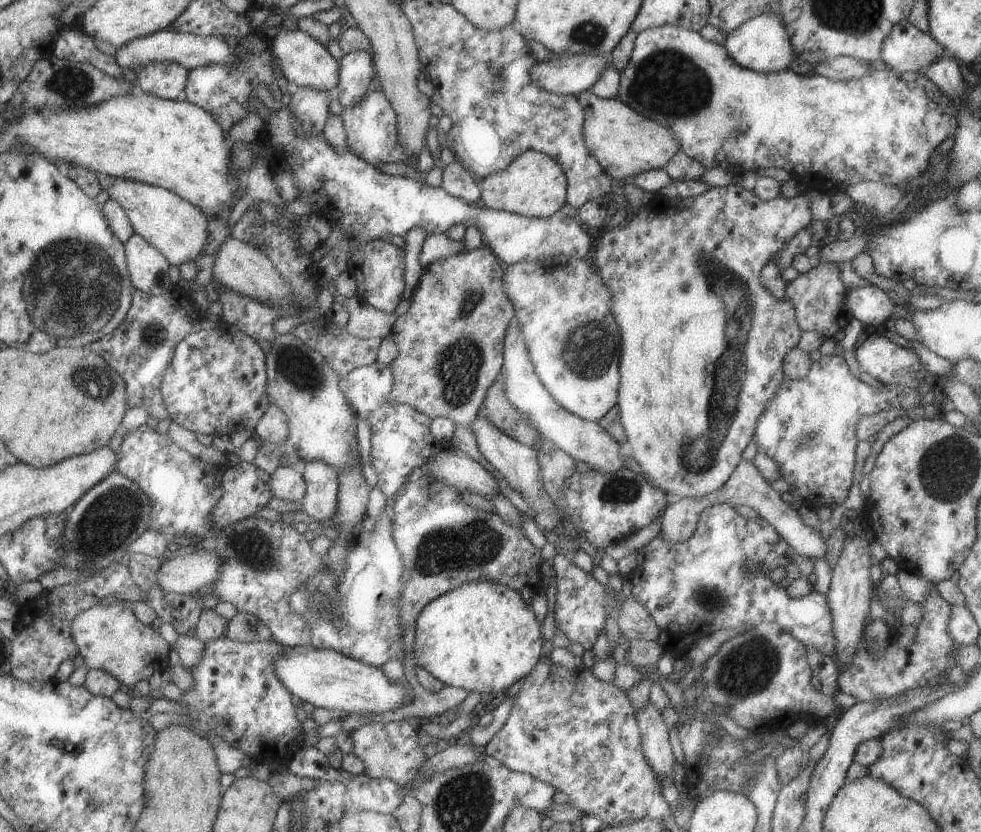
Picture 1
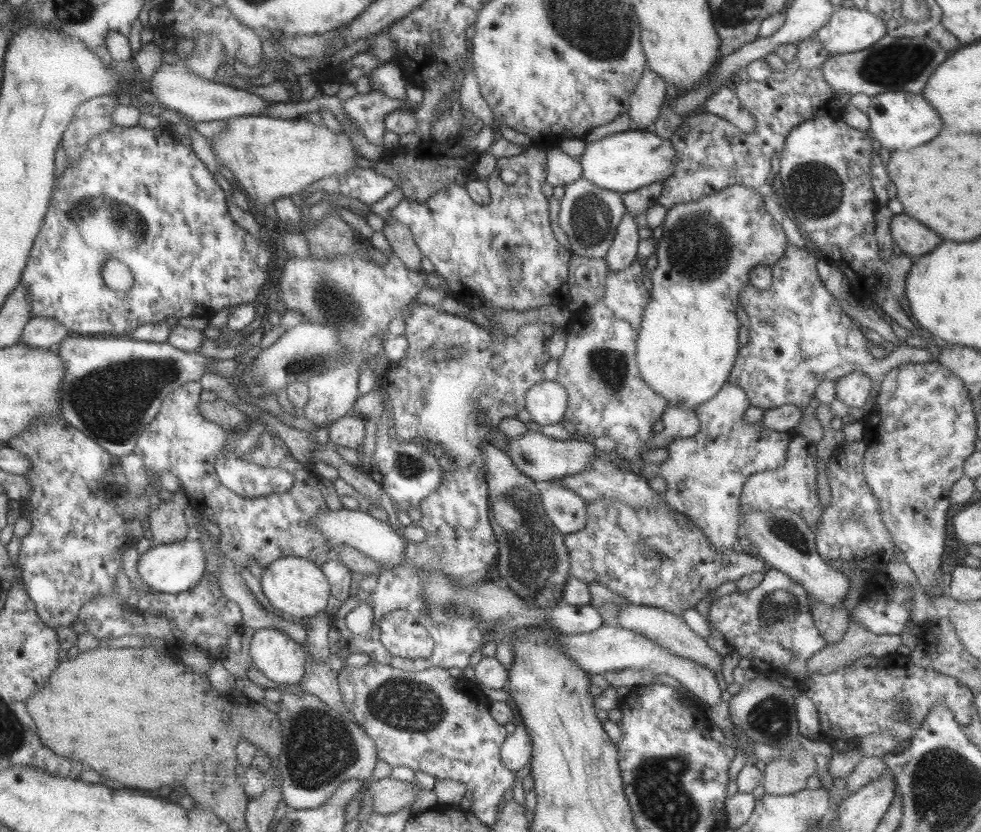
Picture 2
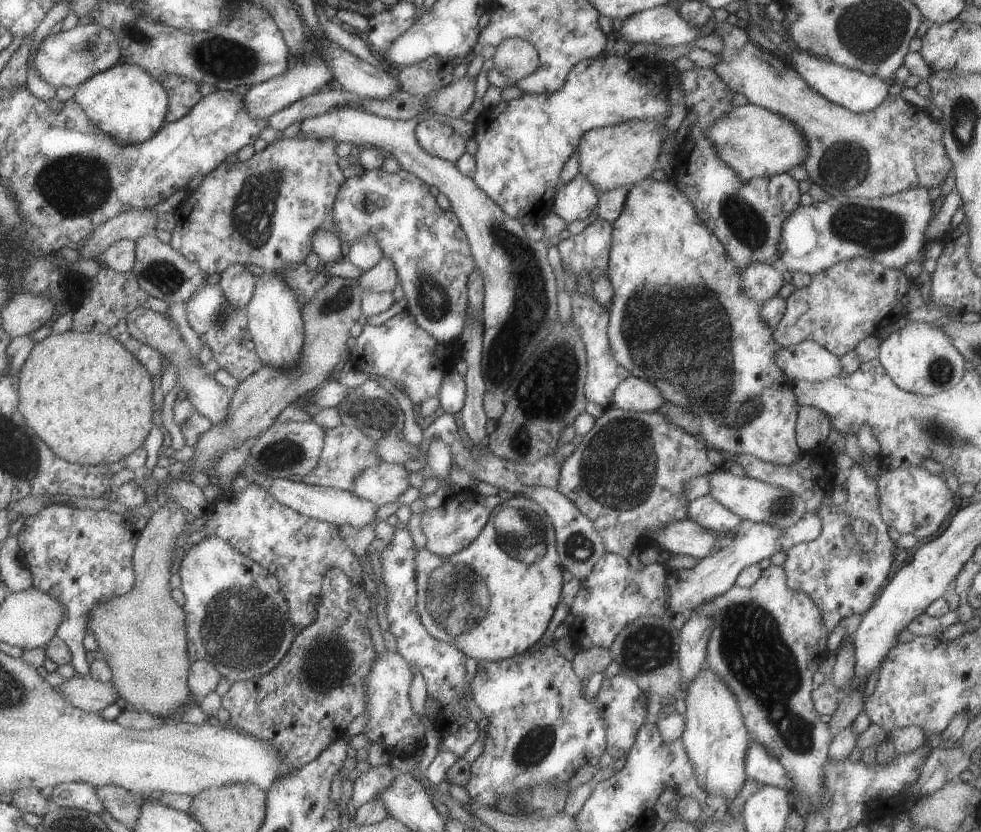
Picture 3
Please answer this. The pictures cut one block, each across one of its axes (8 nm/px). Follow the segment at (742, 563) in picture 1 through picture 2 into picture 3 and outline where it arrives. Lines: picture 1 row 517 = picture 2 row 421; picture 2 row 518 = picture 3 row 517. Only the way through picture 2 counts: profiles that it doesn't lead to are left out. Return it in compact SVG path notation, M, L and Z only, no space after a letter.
M710 495L702 496L689 504L688 518L718 535L734 533L741 522L734 512L716 502Z

